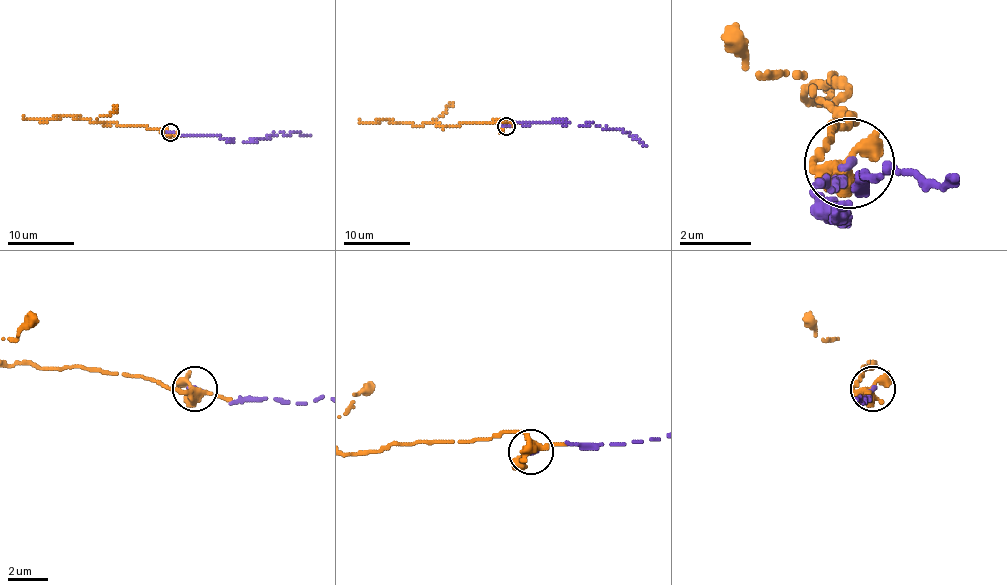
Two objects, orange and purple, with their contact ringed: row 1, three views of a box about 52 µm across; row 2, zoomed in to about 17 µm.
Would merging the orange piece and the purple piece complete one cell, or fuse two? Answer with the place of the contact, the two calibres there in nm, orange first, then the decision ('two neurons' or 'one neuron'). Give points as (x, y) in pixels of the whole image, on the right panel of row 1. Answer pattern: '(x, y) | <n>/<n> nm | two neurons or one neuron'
(849, 163) | 380/200 nm | one neuron

